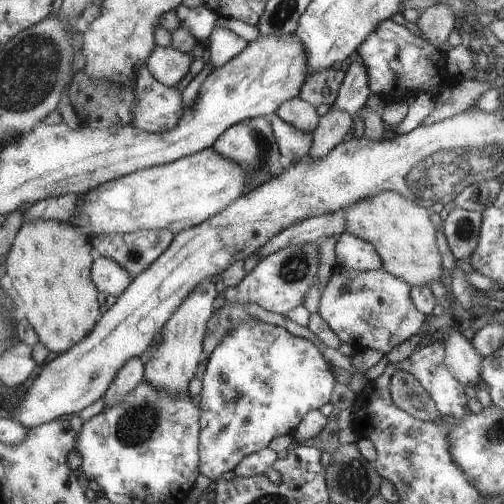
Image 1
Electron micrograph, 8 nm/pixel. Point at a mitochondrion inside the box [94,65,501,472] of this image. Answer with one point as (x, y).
(138, 423)

